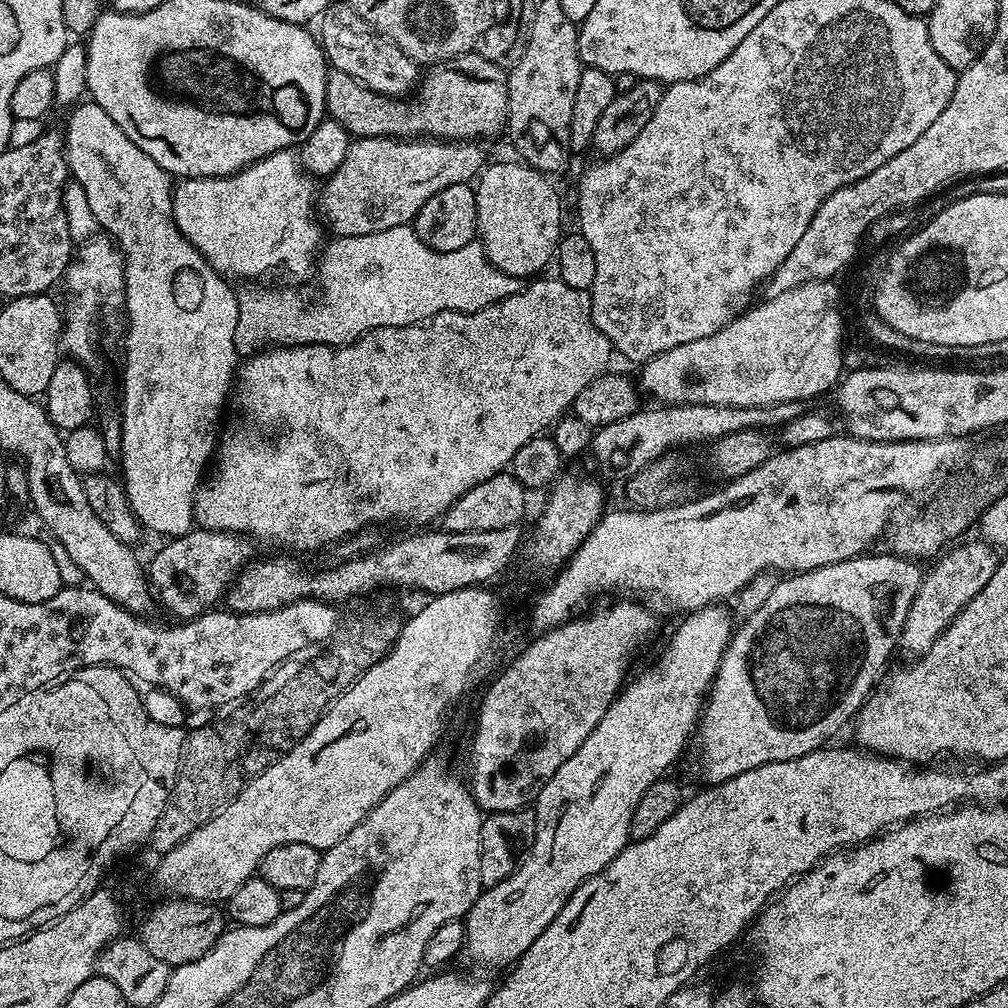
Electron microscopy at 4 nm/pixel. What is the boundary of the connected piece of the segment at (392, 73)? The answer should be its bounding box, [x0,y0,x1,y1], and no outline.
[318,2,422,98]

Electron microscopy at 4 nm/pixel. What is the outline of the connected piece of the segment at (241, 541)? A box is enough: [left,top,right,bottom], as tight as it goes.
[146,527,253,622]

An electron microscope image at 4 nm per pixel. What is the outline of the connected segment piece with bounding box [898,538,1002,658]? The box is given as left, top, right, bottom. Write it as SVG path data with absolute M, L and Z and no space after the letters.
M983 538L975 539L976 540L965 539L963 542L960 542L965 542L965 544L957 543L955 546L949 547L947 551L933 563L937 564L934 565L929 572L927 569L927 572L923 575L918 594L914 598L914 602L908 611L908 617L904 623L904 633L900 635L900 643L898 645L901 653L904 651L906 655L912 656L908 658L919 658L928 652L930 646L934 646L936 639L952 625L958 613L981 592L986 586L986 582L990 582L990 578L994 578L994 570L1002 559L1001 553L993 548L987 540Z

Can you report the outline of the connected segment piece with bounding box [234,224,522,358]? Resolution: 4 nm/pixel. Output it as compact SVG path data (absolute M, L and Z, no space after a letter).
M412 224L390 226L390 230L378 230L378 234L337 236L331 242L333 244L329 248L327 245L318 256L318 276L320 272L320 288L324 297L317 304L307 304L302 293L291 292L288 288L244 286L239 289L240 313L234 330L237 357L254 356L273 346L353 344L375 328L422 324L440 312L477 312L520 291L522 287L521 277L506 274L490 262L483 244L473 242L462 246L462 250L439 252L418 238Z

